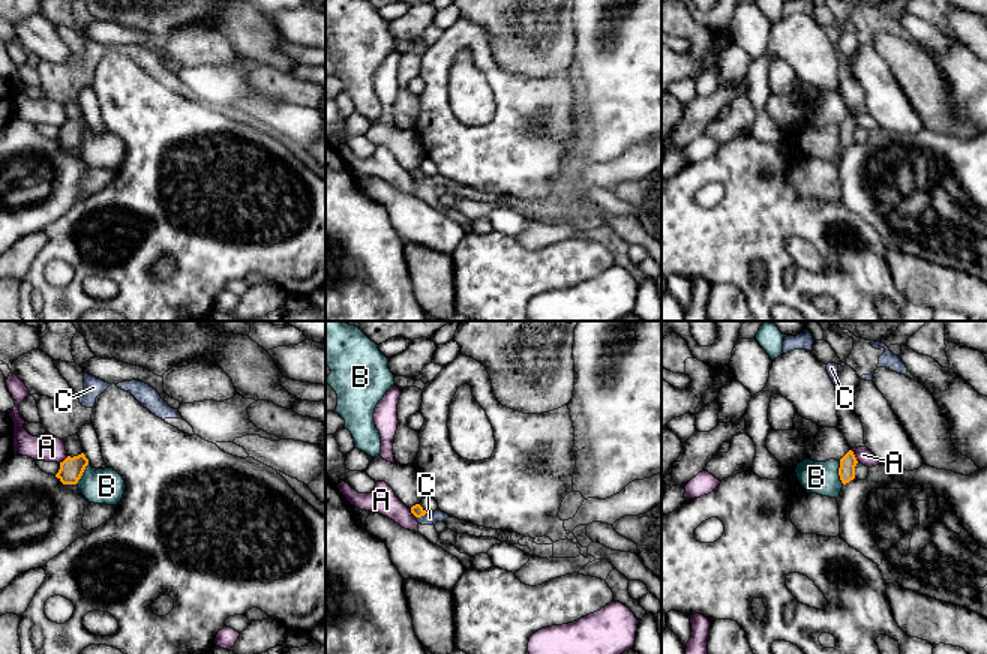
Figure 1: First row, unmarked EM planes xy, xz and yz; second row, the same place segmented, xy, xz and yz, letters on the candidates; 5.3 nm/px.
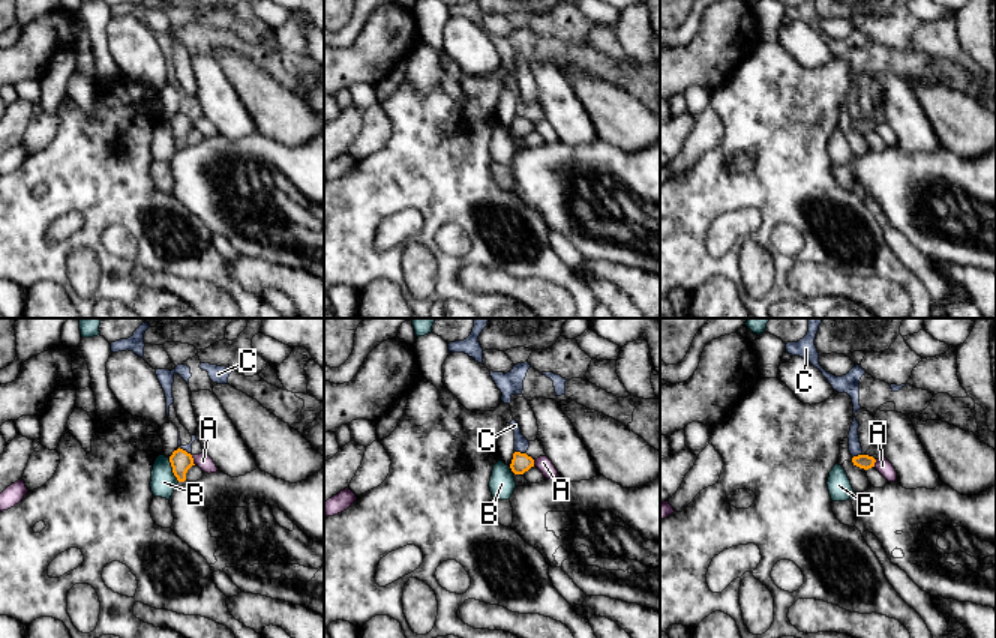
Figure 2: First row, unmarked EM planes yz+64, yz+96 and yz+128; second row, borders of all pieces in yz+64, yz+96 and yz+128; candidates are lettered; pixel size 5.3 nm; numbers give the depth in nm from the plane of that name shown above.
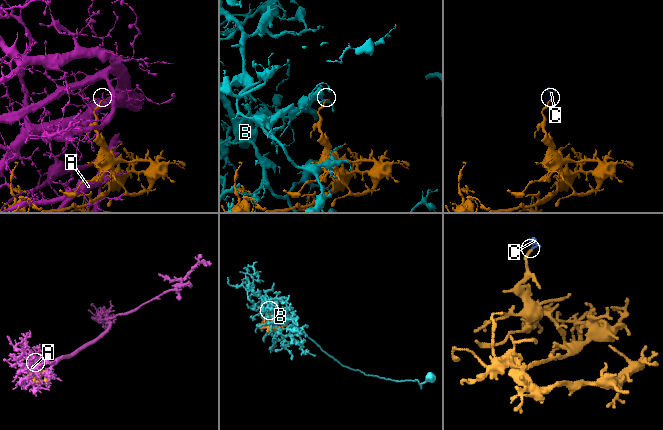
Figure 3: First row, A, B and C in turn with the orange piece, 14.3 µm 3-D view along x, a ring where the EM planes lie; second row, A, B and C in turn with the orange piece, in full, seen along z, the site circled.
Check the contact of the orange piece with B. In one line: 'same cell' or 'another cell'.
another cell

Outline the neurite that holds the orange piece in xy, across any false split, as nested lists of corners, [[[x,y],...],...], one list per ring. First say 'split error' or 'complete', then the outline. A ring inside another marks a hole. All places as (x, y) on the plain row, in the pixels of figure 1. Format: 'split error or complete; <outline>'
complete; [[[84,117],[74,122],[68,120],[63,126],[60,126],[60,134],[56,141],[63,148],[76,148],[87,129],[88,123]]]

